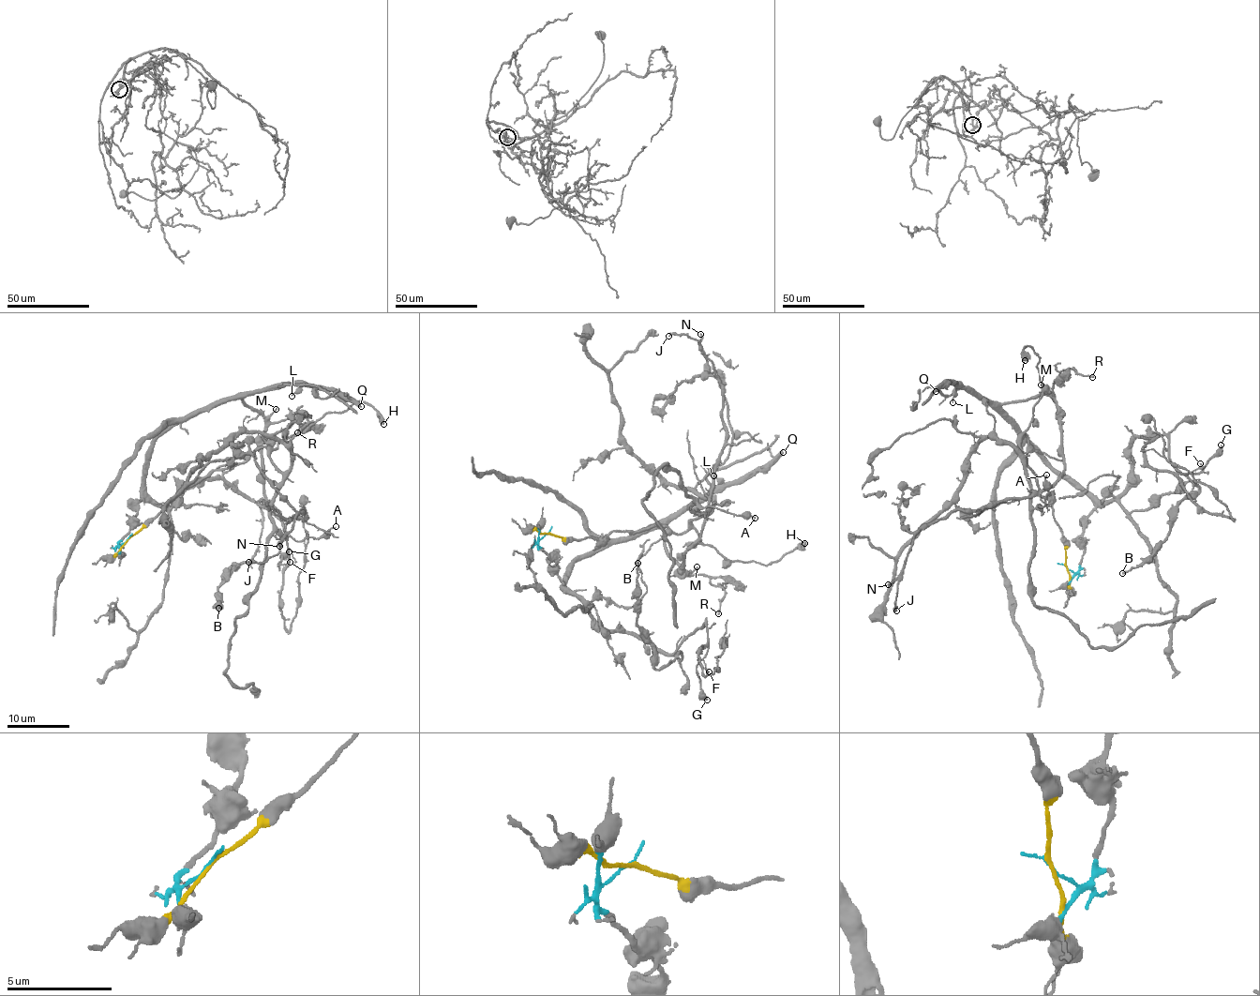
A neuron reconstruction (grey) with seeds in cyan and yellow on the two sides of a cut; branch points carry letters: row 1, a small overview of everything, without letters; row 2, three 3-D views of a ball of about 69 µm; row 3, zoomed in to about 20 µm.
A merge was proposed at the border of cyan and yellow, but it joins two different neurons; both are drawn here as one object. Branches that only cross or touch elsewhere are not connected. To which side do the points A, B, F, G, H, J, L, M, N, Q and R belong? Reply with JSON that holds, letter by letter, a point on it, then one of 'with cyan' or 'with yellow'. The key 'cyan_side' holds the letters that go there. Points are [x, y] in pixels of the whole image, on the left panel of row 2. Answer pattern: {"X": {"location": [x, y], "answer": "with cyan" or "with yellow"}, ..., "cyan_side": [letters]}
{"A": {"location": [336, 526], "answer": "with yellow"}, "B": {"location": [218, 608], "answer": "with cyan"}, "F": {"location": [290, 562], "answer": "with cyan"}, "G": {"location": [289, 551], "answer": "with cyan"}, "H": {"location": [383, 424], "answer": "with yellow"}, "J": {"location": [248, 562], "answer": "with cyan"}, "L": {"location": [292, 396], "answer": "with cyan"}, "M": {"location": [276, 409], "answer": "with cyan"}, "N": {"location": [279, 546], "answer": "with cyan"}, "Q": {"location": [361, 406], "answer": "with cyan"}, "R": {"location": [297, 432], "answer": "with cyan"}, "cyan_side": ["B", "F", "G", "J", "L", "M", "N", "Q", "R"]}

